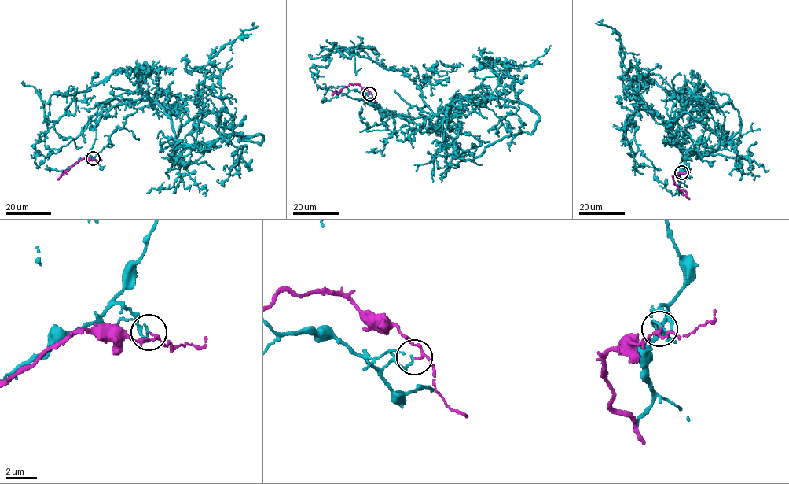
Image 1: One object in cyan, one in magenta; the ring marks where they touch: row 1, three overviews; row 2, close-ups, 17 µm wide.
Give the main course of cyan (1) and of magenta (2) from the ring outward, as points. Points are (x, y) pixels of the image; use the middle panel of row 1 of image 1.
1: (369, 94), (409, 121), (432, 117), (467, 96), (518, 101), (514, 78), (489, 60), (528, 66), (550, 45)
2: (369, 94), (366, 90), (354, 84), (332, 94)

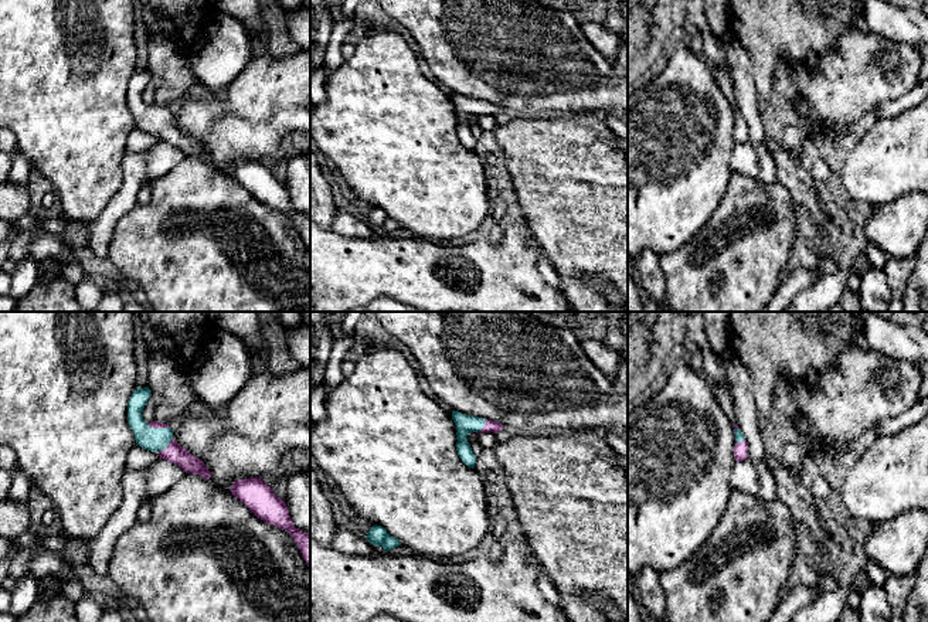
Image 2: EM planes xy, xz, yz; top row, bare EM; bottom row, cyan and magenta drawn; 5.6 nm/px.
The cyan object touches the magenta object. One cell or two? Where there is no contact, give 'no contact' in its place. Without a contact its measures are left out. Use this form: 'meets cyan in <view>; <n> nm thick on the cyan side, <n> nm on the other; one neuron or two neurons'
meets cyan in xy; 140 nm thick on the cyan side, 110 nm on the other; two neurons

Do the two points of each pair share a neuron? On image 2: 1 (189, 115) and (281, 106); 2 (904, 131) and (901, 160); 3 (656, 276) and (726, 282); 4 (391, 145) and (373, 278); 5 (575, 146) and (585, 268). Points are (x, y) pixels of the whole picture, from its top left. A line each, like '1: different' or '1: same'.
1: same
2: same
3: different
4: different
5: same

